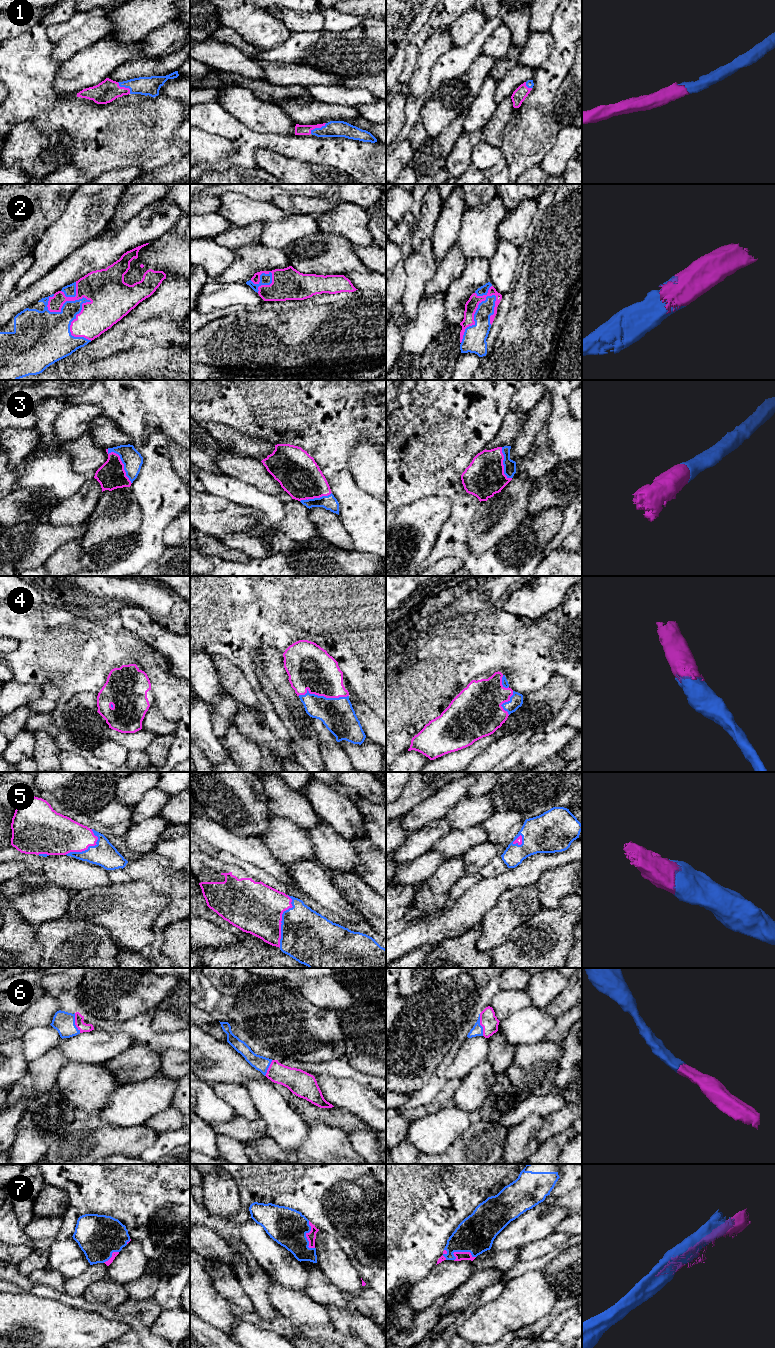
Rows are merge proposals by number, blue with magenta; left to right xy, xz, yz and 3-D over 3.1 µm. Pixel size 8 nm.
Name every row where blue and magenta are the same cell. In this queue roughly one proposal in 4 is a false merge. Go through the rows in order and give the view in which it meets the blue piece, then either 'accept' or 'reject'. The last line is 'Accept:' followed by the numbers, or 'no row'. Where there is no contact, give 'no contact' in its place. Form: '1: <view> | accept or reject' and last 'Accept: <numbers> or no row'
1: xz | accept
2: xy | accept
3: xy | accept
4: xz | accept
5: xz | accept
6: yz | accept
7: xz | reject
Accept: 1, 2, 3, 4, 5, 6

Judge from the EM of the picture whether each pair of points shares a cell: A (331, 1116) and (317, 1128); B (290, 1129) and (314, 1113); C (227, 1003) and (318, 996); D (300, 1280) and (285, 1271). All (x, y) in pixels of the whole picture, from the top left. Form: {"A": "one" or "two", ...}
{"A": "two", "B": "two", "C": "two", "D": "one"}

